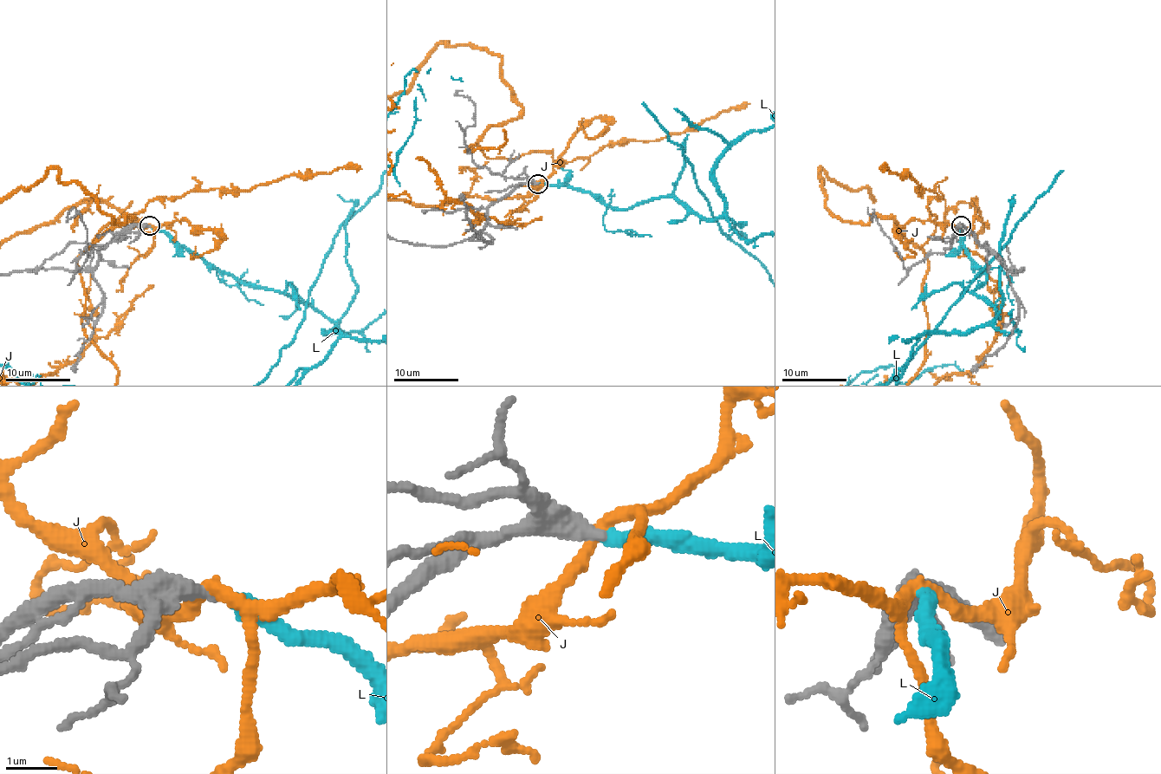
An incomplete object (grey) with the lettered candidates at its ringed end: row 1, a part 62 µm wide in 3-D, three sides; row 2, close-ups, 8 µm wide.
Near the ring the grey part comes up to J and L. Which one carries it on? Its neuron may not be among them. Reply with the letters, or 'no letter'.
L

